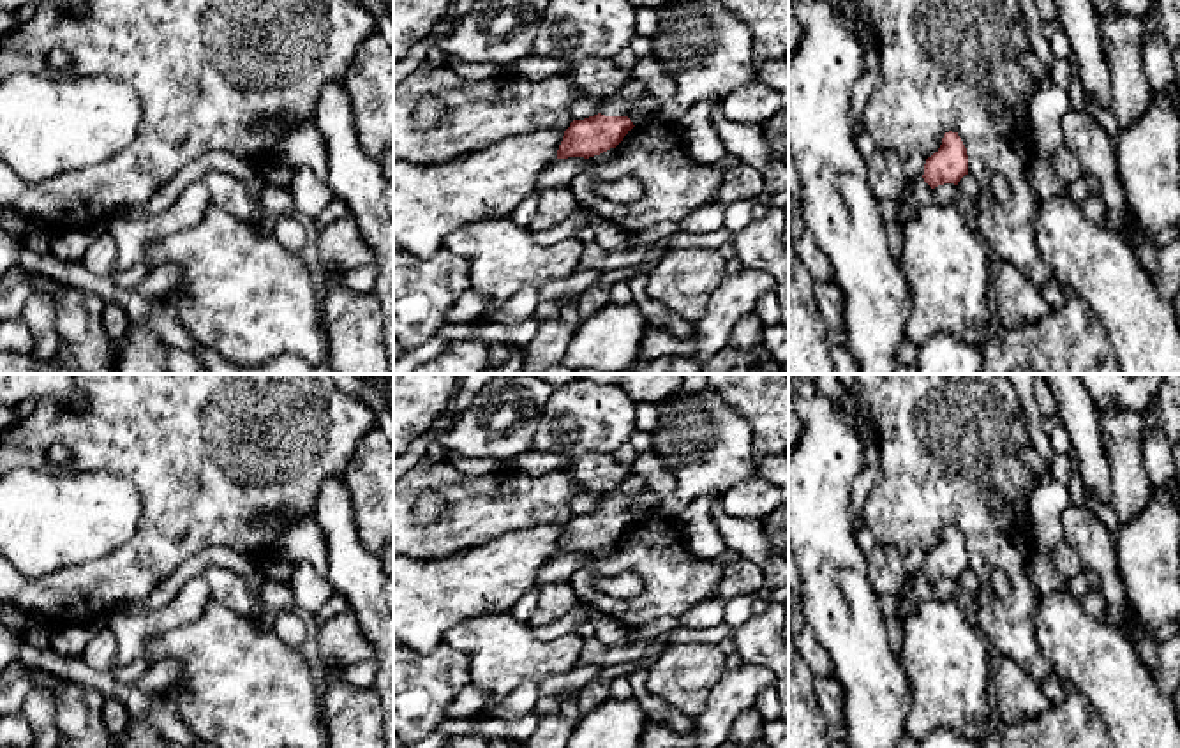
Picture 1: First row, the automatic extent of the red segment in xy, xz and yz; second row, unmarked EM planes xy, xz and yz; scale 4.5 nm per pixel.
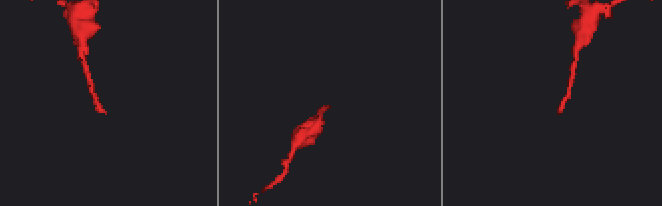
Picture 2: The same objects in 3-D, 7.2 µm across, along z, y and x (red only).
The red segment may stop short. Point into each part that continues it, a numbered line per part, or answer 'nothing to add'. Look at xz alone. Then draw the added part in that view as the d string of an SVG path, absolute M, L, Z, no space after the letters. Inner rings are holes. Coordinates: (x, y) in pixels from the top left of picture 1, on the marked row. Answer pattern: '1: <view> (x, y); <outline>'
1: xz (618, 104); M631 78L614 95L605 97L601 115L626 116L633 101L646 94L646 85L640 79Z

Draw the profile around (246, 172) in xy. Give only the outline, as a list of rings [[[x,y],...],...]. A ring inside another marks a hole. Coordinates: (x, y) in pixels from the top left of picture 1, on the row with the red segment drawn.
[[[208,152],[185,164],[171,182],[161,187],[146,203],[139,205],[139,210],[153,215],[164,213],[192,182],[206,180],[212,171],[238,178],[254,199],[261,201],[259,192],[265,178],[259,166],[229,152]]]

